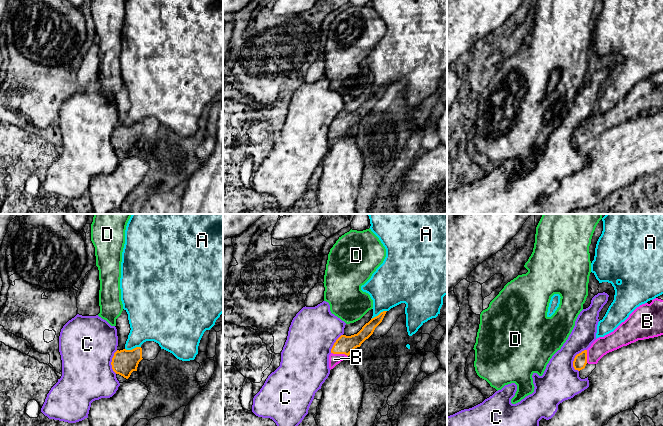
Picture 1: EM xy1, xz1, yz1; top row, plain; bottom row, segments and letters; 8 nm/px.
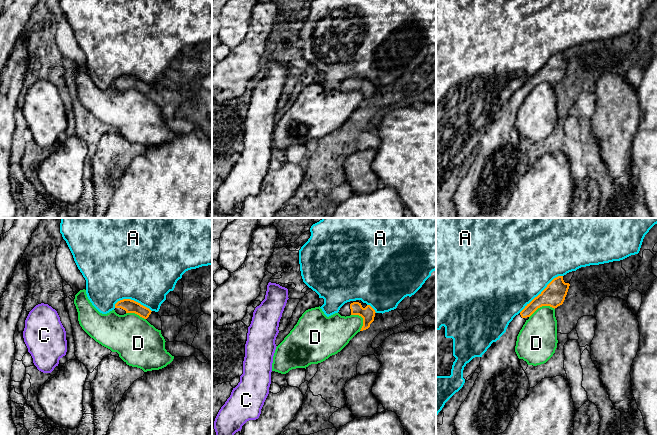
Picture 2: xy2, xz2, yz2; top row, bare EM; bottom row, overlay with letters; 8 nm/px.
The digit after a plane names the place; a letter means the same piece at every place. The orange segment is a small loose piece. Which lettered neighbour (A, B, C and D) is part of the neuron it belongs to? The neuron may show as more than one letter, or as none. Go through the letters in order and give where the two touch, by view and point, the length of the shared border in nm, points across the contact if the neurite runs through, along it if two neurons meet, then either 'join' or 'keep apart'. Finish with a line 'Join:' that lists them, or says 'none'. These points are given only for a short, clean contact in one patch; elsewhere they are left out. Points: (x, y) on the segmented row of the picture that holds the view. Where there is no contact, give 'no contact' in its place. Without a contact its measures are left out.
A: yz2 (541, 292) | 460 nm | keep apart
B: xz1 (339, 353) | 140 nm | across xz1 (344, 344), (339, 353), (334, 359) | join
C: yz1 (574, 358) | 200 nm | along yz1 (586, 349), (575, 356), (573, 361), (573, 368), (575, 370) | keep apart
D: yz2 (541, 306) | 220 nm | keep apart
Join: B

